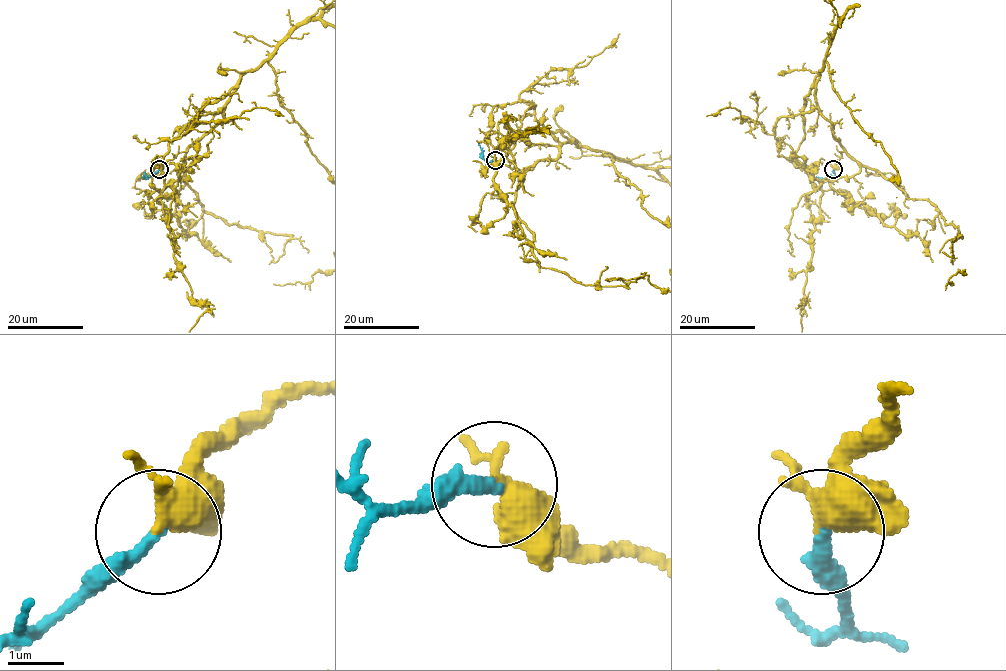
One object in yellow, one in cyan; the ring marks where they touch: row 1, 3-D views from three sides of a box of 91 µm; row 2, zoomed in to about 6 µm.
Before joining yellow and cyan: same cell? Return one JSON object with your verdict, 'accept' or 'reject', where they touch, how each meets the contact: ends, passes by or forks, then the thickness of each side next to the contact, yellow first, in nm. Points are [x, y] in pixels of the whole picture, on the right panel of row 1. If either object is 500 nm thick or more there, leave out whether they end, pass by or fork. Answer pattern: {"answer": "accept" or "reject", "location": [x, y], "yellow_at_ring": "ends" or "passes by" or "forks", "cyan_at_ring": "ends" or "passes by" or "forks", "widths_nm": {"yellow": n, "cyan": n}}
{"answer": "accept", "location": [833, 169], "yellow_at_ring": "forks", "cyan_at_ring": "ends", "widths_nm": {"yellow": 320, "cyan": 280}}

